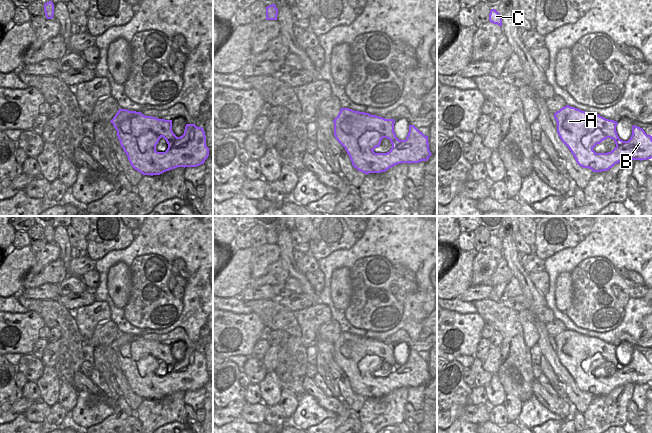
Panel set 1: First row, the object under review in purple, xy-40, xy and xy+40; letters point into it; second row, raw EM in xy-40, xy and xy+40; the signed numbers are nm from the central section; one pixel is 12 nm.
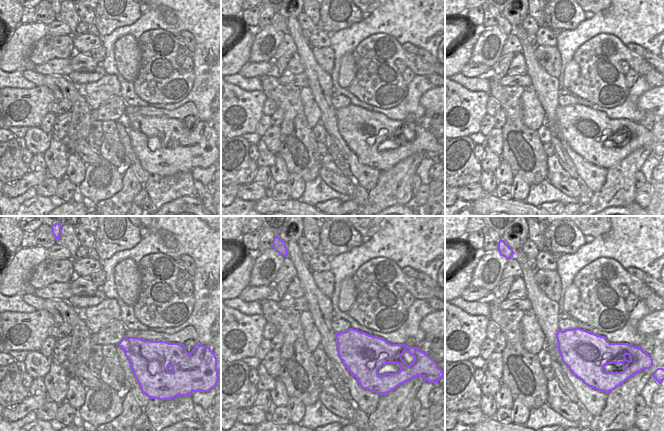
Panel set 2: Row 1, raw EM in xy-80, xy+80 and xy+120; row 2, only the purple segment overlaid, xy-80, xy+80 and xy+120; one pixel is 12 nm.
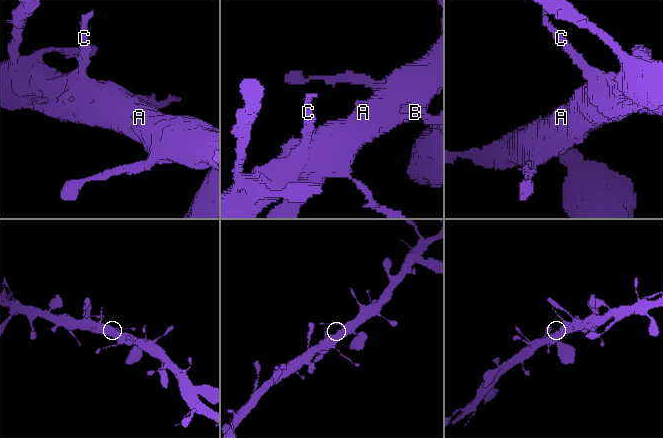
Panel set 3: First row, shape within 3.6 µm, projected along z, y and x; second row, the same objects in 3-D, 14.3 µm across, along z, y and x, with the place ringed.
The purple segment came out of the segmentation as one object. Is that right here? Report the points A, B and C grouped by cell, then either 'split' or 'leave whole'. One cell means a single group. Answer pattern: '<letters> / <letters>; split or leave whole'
A B C; leave whole

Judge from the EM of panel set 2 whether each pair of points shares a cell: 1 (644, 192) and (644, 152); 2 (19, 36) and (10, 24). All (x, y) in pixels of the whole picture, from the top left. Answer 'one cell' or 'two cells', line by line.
1: two cells
2: two cells

